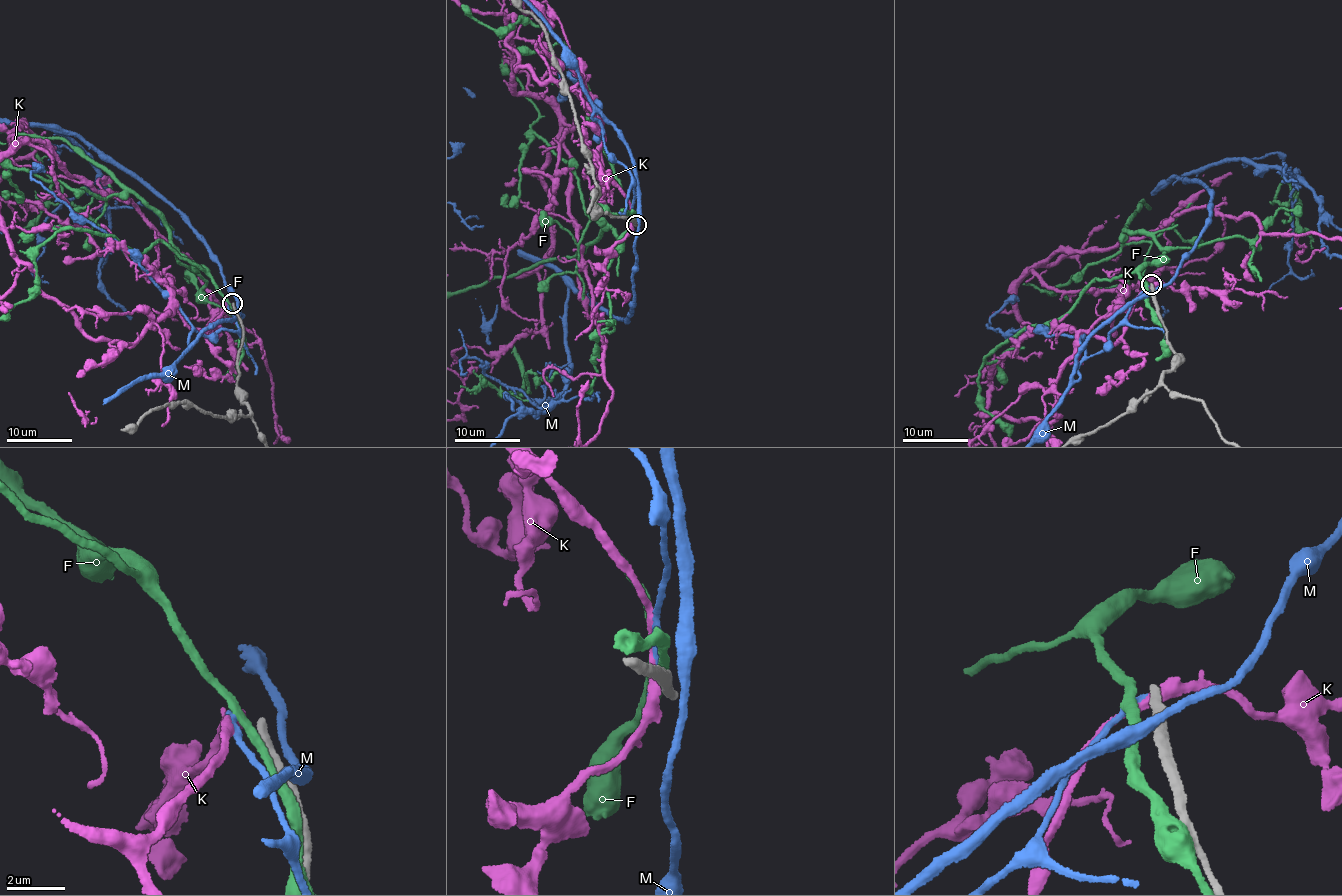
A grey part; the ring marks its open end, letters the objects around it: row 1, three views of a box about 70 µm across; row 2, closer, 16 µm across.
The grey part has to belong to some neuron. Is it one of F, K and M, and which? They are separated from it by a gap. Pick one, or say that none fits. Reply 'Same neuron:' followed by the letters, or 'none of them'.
Same neuron: none of them

